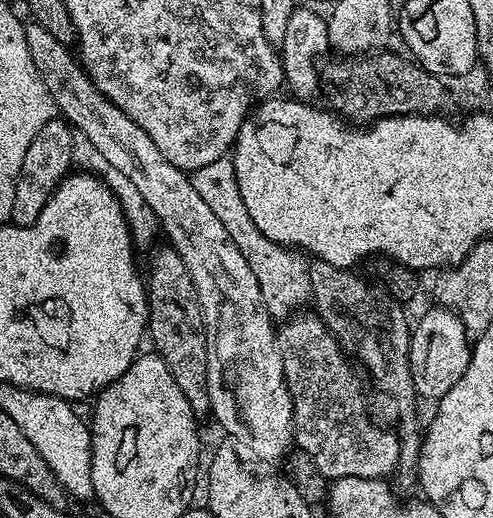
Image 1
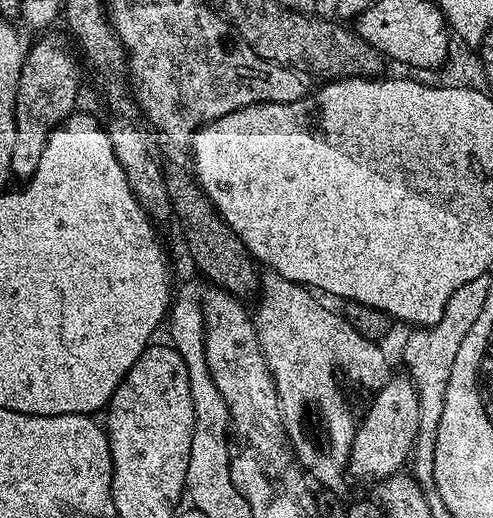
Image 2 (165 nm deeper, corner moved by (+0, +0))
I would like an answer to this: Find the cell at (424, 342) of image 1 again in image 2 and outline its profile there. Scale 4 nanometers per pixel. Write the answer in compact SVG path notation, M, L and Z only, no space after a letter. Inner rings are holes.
M393 375L384 383L376 393L372 400L372 405L368 408L364 420L359 421L358 427L352 438L352 446L348 450L348 463L346 471L352 476L357 476L360 480L372 480L371 482L379 482L385 480L387 476L397 475L401 471L400 468L409 463L412 454L412 443L416 440L418 428L418 394L416 387L413 386L407 375Z

